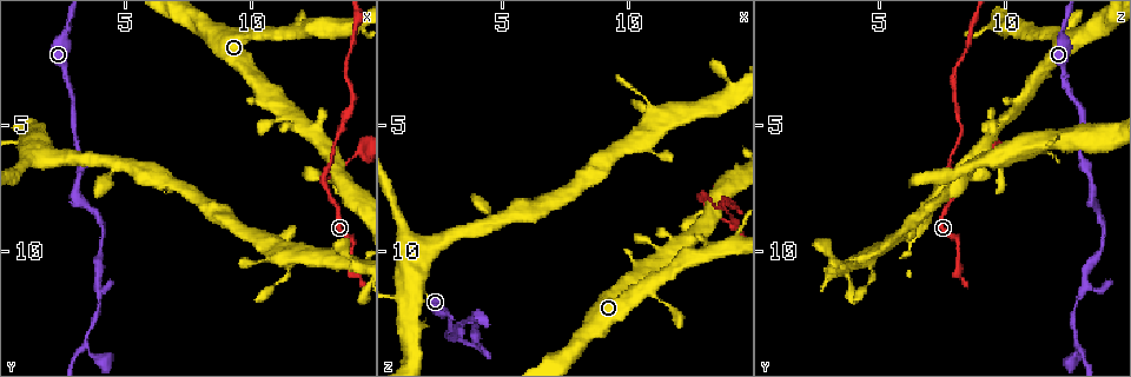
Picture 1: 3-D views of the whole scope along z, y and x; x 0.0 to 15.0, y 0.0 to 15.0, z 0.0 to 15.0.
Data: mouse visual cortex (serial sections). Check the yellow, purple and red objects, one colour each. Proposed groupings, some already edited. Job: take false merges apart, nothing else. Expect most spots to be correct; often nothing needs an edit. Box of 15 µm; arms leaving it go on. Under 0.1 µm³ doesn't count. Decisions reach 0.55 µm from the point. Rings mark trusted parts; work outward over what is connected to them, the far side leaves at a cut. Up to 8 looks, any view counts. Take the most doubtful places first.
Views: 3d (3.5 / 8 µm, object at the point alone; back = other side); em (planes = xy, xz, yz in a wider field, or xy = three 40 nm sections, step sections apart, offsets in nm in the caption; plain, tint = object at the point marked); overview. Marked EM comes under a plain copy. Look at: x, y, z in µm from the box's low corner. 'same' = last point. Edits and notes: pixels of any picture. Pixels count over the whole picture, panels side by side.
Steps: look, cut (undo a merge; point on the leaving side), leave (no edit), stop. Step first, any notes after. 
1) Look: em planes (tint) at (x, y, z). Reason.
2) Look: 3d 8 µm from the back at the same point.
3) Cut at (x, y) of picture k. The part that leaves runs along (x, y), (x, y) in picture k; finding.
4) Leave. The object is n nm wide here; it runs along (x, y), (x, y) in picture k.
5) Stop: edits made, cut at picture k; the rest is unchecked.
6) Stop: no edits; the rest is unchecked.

Look: 3d 3.5 µm at (12.9, 7.4, 7.9). A fork.

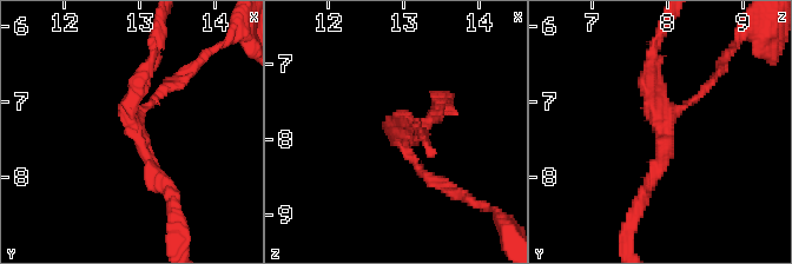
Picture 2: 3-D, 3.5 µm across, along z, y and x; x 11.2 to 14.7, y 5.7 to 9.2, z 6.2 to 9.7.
Look: em xy step 1 (tint) at (12.95, 7.35, 7.95). 3 arms meet here; the arms are 100, 200, 200 nm wide.

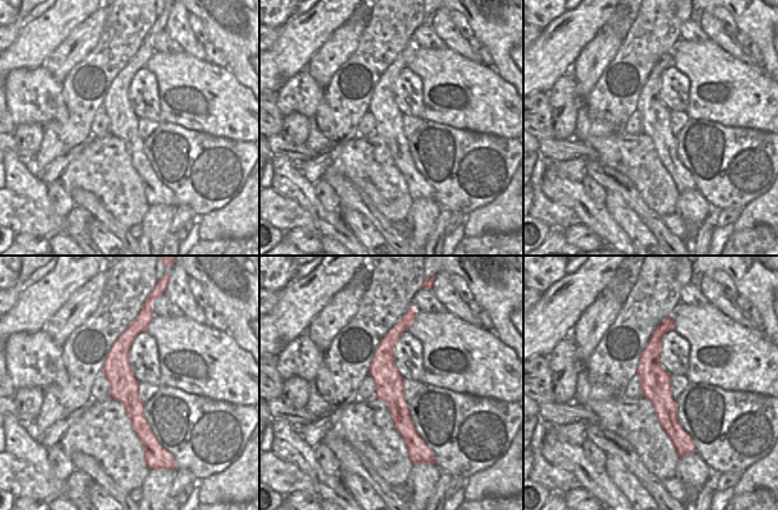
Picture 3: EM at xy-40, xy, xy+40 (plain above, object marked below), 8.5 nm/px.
Leave. It runs along (171, 191), (127, 114), (152, 57) in picture 2; one cell here.

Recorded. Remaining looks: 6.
Look: em xy step 2 (tint) at (14.5, 5.9, 9.1). Thick turns thin.

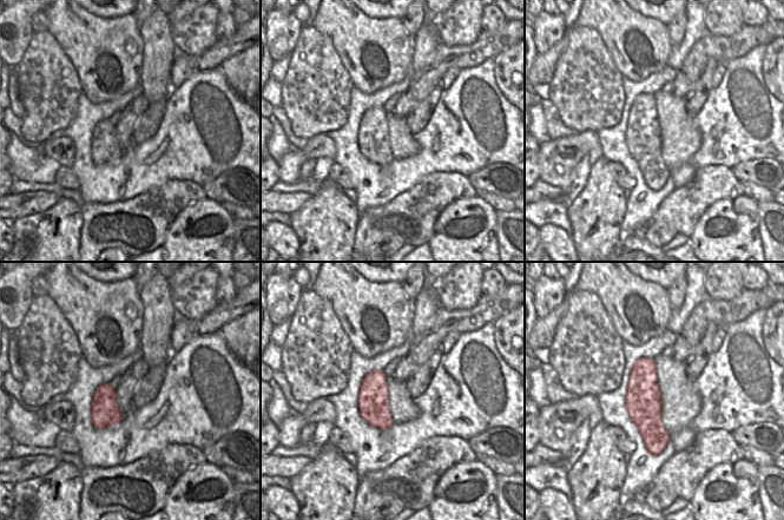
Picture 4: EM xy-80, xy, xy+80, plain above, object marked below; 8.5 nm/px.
Look: 3d 3.5 µm at the same point. See where the arms go.

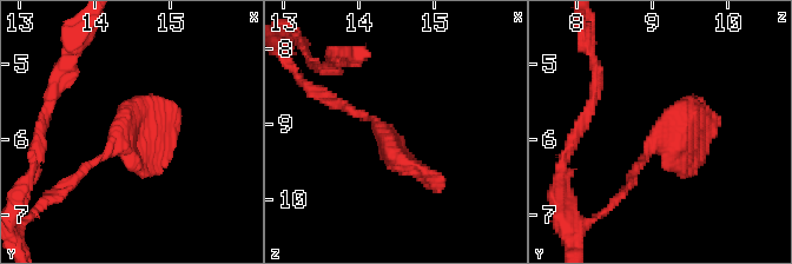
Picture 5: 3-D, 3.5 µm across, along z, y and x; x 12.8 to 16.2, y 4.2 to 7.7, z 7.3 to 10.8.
Leave. It runs along (644, 360), (653, 452) in picture 4; continuous, no second cell.

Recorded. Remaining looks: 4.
Look: 3d 3.5 µm at (4.0, 12.1, 12.9). A narrow waist.

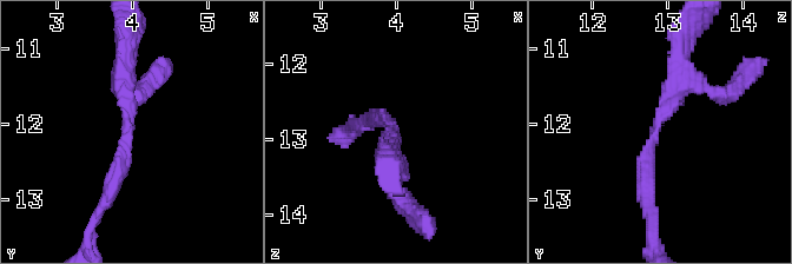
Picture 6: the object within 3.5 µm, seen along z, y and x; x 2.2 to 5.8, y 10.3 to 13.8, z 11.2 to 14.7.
Look: em xy step 1 (tint) at (3.95, 12.00, 12.85). The arms are 250, 300 nm wide.

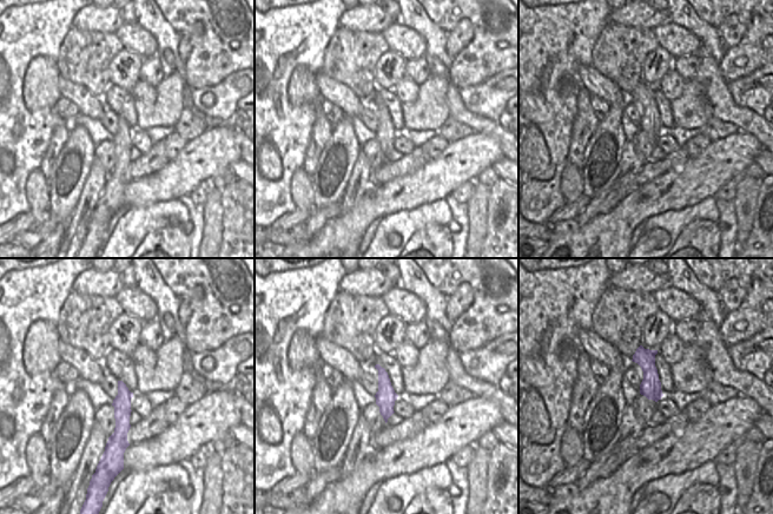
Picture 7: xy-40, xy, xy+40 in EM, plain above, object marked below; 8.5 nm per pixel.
Leave. It runs along (680, 50), (680, 79), (647, 154), (647, 198) in picture 6; one cell here.

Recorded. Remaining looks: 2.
Stop: no edits; the rest is unchecked.

